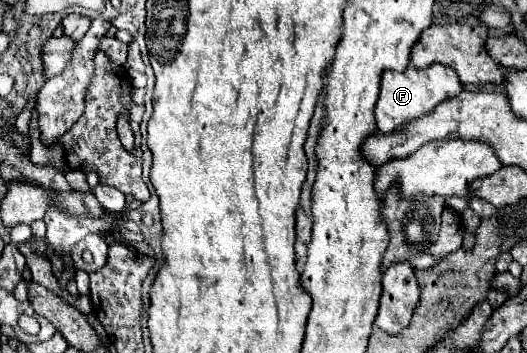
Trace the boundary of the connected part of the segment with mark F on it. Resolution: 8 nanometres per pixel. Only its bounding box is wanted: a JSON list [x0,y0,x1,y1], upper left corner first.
[376,63,462,133]

